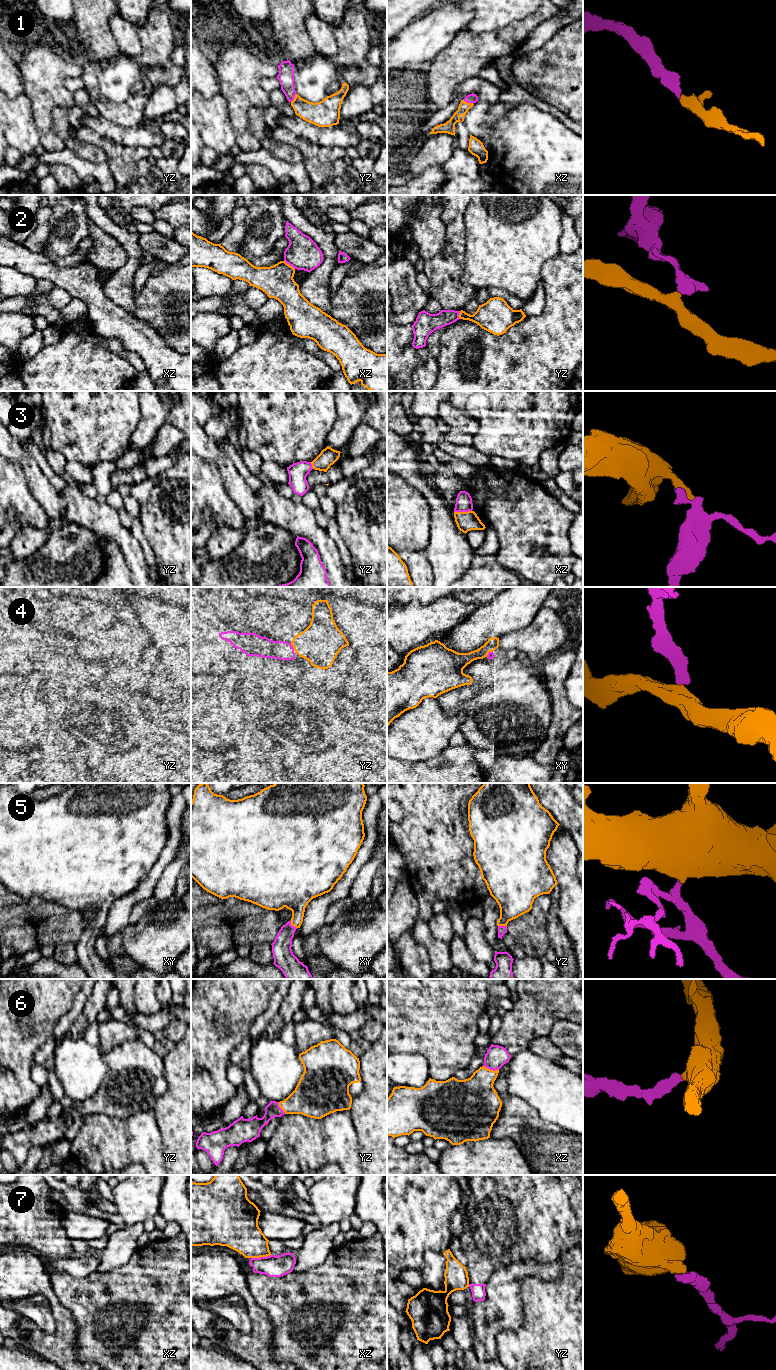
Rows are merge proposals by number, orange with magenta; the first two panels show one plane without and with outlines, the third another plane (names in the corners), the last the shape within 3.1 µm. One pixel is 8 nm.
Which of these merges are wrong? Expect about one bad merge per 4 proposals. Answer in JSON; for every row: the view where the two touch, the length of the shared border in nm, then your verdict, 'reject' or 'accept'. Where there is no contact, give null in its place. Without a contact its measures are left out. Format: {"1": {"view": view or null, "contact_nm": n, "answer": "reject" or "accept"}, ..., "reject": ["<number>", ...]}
{"1": {"view": "xz", "contact_nm": 100, "answer": "accept"}, "2": {"view": "xz", "contact_nm": 120, "answer": "reject"}, "3": {"view": "xz", "contact_nm": 140, "answer": "reject"}, "4": {"view": "yz", "contact_nm": 70, "answer": "accept"}, "5": {"view": "xy", "contact_nm": 90, "answer": "accept"}, "6": {"view": "xz", "contact_nm": 130, "answer": "accept"}, "7": {"view": "xz", "contact_nm": 170, "answer": "reject"}, "reject": ["2", "3", "7"]}

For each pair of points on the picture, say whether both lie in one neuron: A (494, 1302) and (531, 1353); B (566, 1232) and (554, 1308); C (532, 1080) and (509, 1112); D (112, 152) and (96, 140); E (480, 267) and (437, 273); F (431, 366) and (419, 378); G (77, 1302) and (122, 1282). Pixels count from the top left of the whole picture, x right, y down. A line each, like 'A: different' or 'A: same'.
A: different
B: different
C: different
D: same
E: different
F: same
G: same

